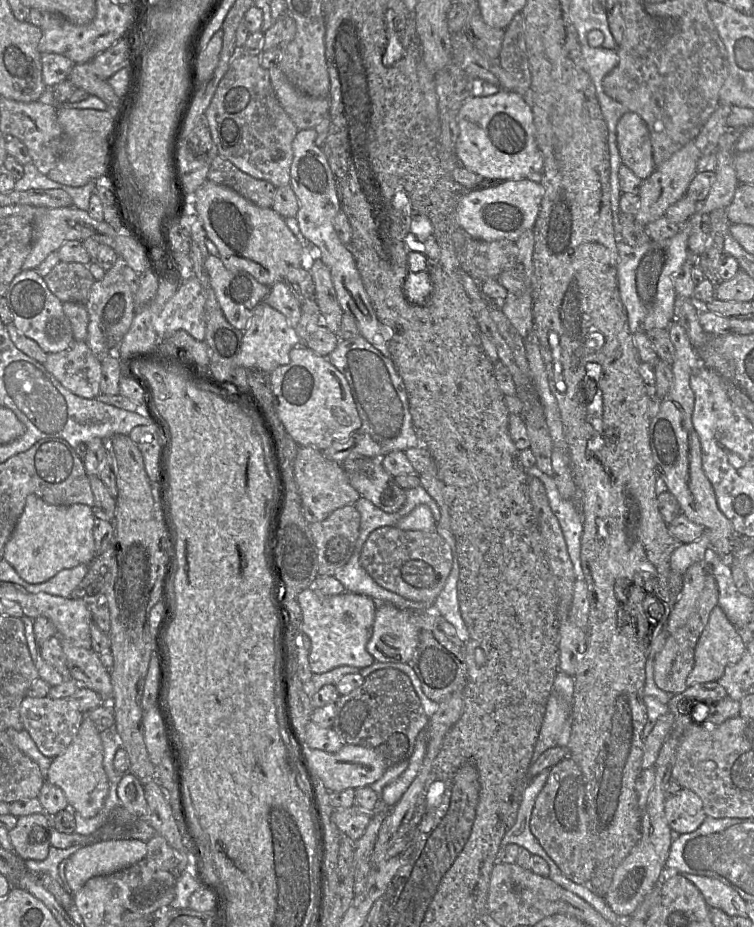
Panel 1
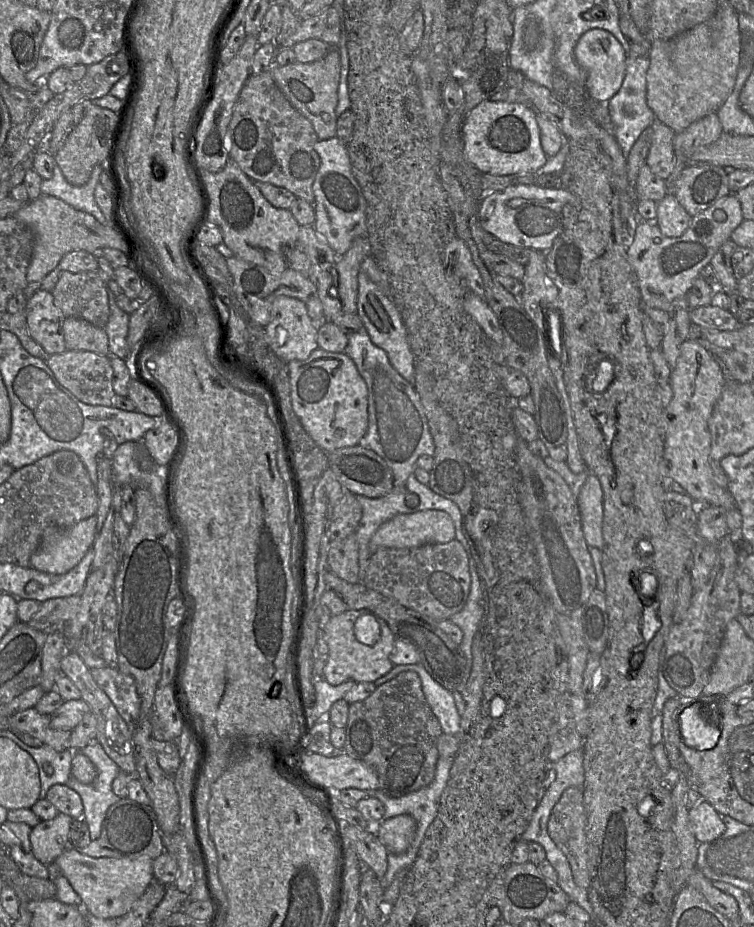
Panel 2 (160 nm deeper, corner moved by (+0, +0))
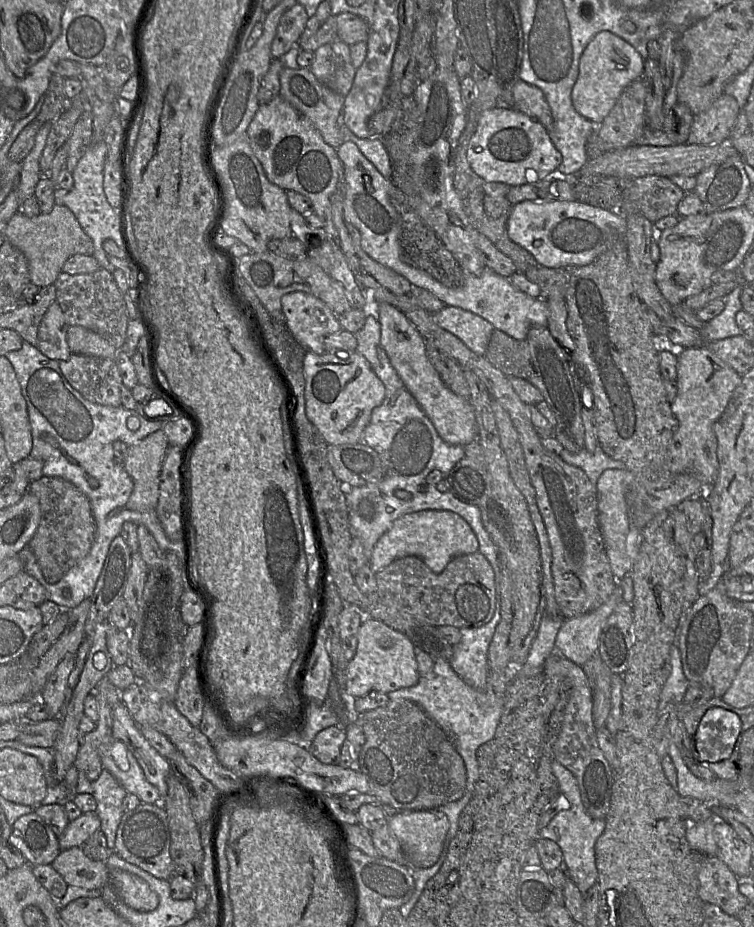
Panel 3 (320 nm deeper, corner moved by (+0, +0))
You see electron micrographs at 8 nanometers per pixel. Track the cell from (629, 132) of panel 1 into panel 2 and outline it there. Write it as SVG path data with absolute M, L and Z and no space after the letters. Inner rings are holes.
M654 121L650 128L651 145L645 164L655 175L667 180L675 165L674 132L660 121Z

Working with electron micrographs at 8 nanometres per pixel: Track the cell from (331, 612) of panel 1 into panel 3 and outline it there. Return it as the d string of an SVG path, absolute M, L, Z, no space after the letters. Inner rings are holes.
M364 618L357 634L355 656L345 668L345 692L358 698L371 691L389 694L392 691L414 686L421 678L418 672L415 649L401 632L379 620Z

